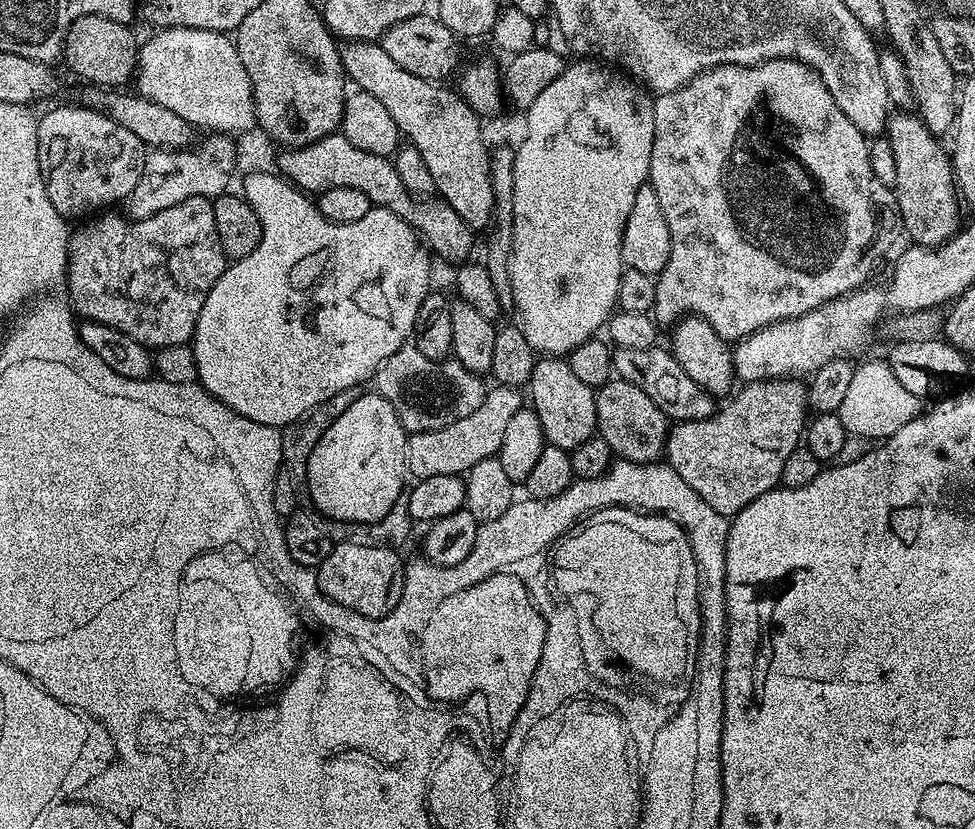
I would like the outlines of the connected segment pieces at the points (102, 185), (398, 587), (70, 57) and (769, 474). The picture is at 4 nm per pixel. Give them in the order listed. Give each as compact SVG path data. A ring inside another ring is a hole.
M62 106L56 108L37 121L39 168L43 176L50 202L54 202L54 210L65 218L84 216L104 210L107 204L127 201L134 186L138 186L138 178L142 174L142 166L146 155L146 145L137 137L114 122L111 117L87 106Z
M376 542L367 543L337 543L332 553L314 572L314 583L320 588L321 594L328 600L333 600L338 608L348 608L353 614L366 618L382 618L398 606L398 598L402 598L404 589L404 565L400 560L401 553L392 547L381 546Z
M83 16L70 26L64 39L63 63L72 67L76 76L89 80L92 86L122 86L136 75L138 39L127 24L119 24L105 16Z
M781 378L779 380L754 380L743 385L744 388L740 393L737 391L729 404L721 403L711 416L702 418L701 420L682 420L673 423L668 430L668 441L664 447L664 456L666 462L675 472L682 477L690 485L690 490L695 490L709 506L714 506L714 510L718 510L718 514L729 518L737 516L740 511L750 502L754 502L754 498L762 498L762 494L766 494L771 488L780 484L780 475L782 474L782 465L786 463L786 458L790 458L790 454L794 454L796 448L801 447L804 429L806 427L806 417L809 415L810 409L808 405L808 390L803 383L796 378Z

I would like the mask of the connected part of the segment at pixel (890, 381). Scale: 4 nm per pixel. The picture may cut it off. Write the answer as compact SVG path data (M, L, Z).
M868 360L857 367L850 386L847 387L846 398L843 399L838 415L842 426L853 437L865 436L868 442L883 442L889 436L902 430L906 422L920 415L922 411L921 397L910 394L898 378L894 378L894 370L883 360Z

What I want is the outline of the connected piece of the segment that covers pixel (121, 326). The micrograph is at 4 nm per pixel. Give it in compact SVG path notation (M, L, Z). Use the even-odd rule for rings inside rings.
M206 196L187 198L186 201L179 202L178 205L174 205L169 209L159 210L152 217L132 220L131 222L125 219L123 215L121 215L122 217L104 215L108 214L100 214L92 218L97 218L97 220L89 219L87 222L84 222L89 222L89 224L82 225L77 232L75 229L68 237L68 270L66 273L68 293L66 293L66 299L73 313L77 317L83 318L84 320L92 320L94 323L101 324L102 326L114 326L114 330L122 330L122 334L134 338L134 342L138 342L150 350L189 343L196 329L198 314L206 302L206 294L210 294L210 290L214 290L214 282L218 282L218 278L222 278L226 267L226 259L222 246L219 244L218 234L216 233L212 200Z

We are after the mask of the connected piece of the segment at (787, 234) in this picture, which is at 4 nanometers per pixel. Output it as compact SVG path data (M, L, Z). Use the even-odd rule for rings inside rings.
M767 60L752 68L719 64L716 68L698 74L688 84L673 92L661 92L653 99L654 146L650 150L650 170L647 183L658 194L662 218L670 226L670 258L660 275L655 277L656 301L650 313L657 325L675 325L686 316L700 316L714 326L714 330L729 342L745 340L759 328L779 320L789 320L806 314L826 302L846 296L865 283L872 272L872 263L880 252L880 243L898 220L896 193L889 185L874 178L870 170L869 141L863 132L838 110L838 102L826 90L826 82L810 66L797 60Z

